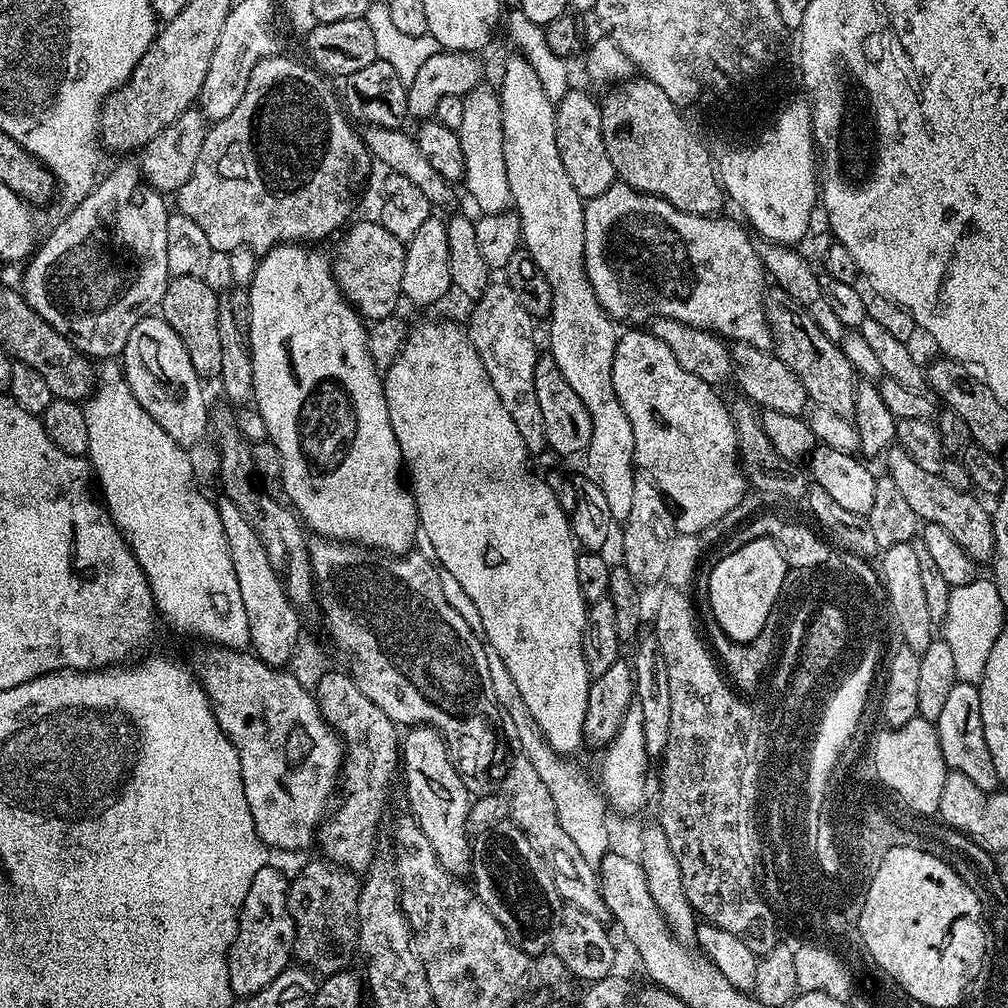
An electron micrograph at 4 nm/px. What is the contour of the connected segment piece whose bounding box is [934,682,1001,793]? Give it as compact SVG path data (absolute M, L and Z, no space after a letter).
M959 682L950 690L948 699L934 722L938 734L938 746L942 746L942 758L946 766L958 774L966 774L974 786L983 792L995 792L1001 787L998 770L994 770L994 758L990 758L990 746L986 746L986 734L982 730L982 698L975 684Z

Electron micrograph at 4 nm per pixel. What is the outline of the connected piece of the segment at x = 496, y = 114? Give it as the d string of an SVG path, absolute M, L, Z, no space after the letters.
M479 86L464 97L466 118L462 118L460 141L464 155L463 187L468 187L472 200L484 214L504 214L513 203L510 182L506 178L504 135L502 134L502 106L495 87Z

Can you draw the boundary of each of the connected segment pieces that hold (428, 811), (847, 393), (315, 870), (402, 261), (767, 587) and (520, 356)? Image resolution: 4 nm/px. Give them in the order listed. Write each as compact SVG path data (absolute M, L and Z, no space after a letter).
M412 726L402 736L402 780L408 791L410 815L426 834L438 862L449 874L464 878L472 870L472 840L468 830L470 793L460 777L460 771L448 753L446 742L433 728Z
M772 286L765 291L764 313L772 331L774 354L786 362L790 370L794 370L798 382L802 382L805 397L815 407L825 408L839 416L855 417L858 375L847 361L839 343L826 338L826 334L818 330L818 322L814 322L804 307L794 302L794 298L790 298L790 294L781 288Z
M315 858L300 873L295 877L291 877L288 886L288 909L290 914L294 918L294 942L292 943L292 951L294 953L295 959L299 961L303 967L311 970L313 973L319 974L321 977L332 976L336 972L345 971L349 967L348 964L352 960L352 955L357 955L358 952L358 921L360 915L358 914L358 902L360 901L360 885L361 881L358 879L357 873L355 871L349 870L343 866L337 866L323 858Z
M375 219L360 220L346 232L339 237L341 240L336 248L336 257L333 255L330 260L332 277L336 279L340 293L365 321L397 315L396 307L402 303L402 276L406 265L405 241L394 238L394 234L390 234L390 230L386 230L386 226L382 226Z
M772 539L747 542L746 546L717 562L710 575L709 604L718 625L730 639L738 643L750 643L758 638L771 608L781 599L782 582L789 576L785 554Z
M506 282L489 283L471 307L472 317L466 323L466 331L474 350L478 350L478 358L482 358L482 366L486 366L490 382L494 382L494 390L498 390L498 398L502 398L502 406L506 406L514 426L518 426L528 453L545 451L542 410L538 406L538 394L534 394L534 362L538 349L533 316L518 302L518 294L514 294Z

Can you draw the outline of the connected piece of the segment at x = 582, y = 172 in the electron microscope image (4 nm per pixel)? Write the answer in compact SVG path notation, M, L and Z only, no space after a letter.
M569 87L568 92L556 104L556 141L562 166L570 178L570 186L578 190L580 199L587 202L598 198L618 177L606 154L606 142L602 138L602 114L600 104L592 101L582 89Z

